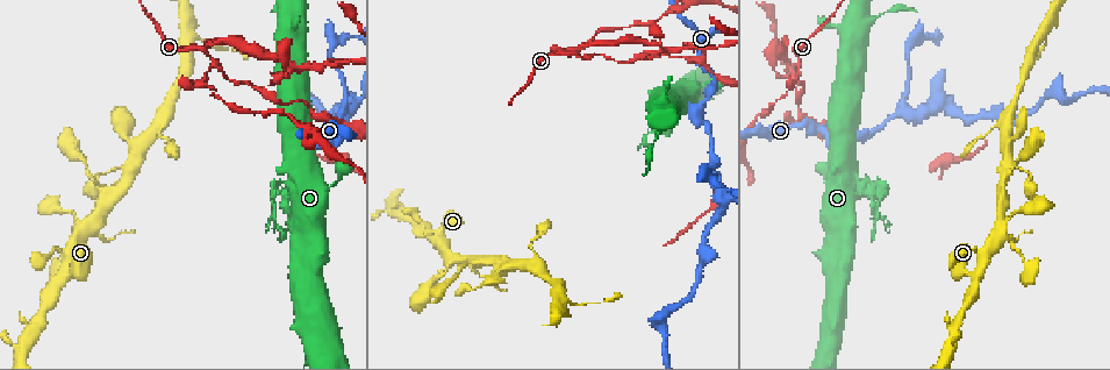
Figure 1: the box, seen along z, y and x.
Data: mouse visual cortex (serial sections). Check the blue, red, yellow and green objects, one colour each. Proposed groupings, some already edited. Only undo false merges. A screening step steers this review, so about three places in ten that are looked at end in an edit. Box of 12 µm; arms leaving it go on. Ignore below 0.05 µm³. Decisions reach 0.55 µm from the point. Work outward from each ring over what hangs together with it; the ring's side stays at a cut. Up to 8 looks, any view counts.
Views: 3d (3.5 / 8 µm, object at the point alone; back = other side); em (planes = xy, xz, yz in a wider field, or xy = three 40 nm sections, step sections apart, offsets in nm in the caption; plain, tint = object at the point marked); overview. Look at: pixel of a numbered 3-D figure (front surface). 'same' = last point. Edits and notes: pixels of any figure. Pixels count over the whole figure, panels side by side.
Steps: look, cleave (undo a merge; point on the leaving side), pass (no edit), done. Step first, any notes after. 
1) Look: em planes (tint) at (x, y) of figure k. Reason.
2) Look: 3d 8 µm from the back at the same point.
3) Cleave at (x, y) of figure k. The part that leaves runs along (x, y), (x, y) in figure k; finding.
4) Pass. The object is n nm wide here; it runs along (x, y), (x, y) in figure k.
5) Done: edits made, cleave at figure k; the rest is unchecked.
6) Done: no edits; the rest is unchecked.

Look: 3d 8 µm at (900, 115) of figure 1. Side arm on a straight run.

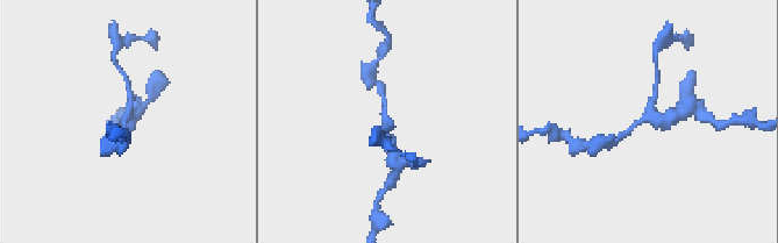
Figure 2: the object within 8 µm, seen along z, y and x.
Look: em xy step 5 (tint) at (649, 121) of figure 2. 3 arms meet here; the arms are 200, 200, 300 nm wide.

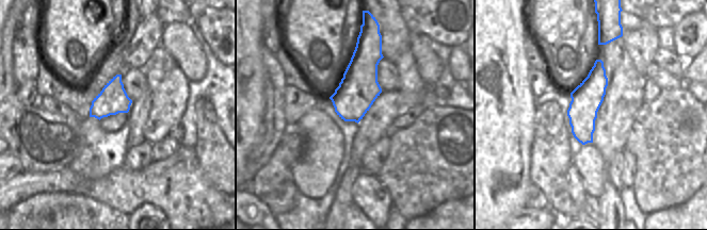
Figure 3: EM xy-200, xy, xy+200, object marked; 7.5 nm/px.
Pass. The object is 300 nm wide here; it runs along (622, 136), (643, 119), (678, 116) in figure 2; all the same cell.

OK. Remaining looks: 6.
Look: 3d 3.5 µm at (909, 44) of figure 1. Sharp bend.

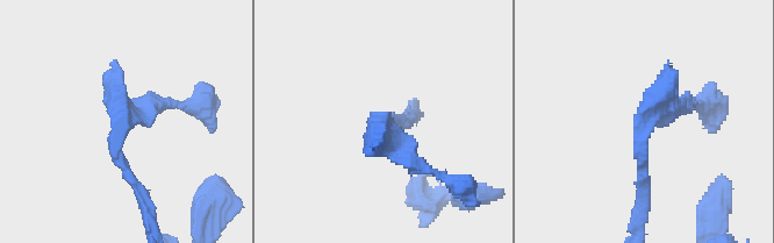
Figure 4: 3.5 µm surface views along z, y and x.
Look: em xy step 5 (tint) at (382, 126) of figure 4.

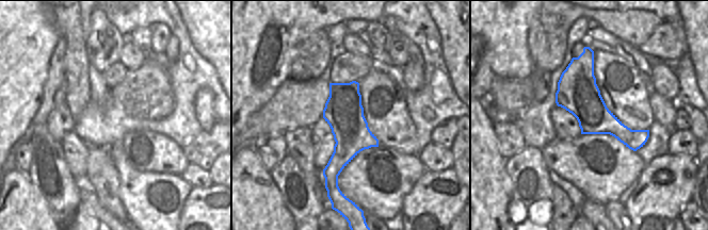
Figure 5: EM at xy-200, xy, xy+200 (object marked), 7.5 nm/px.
Pass. The object is 300 nm wide here; it runs along (355, 84), (333, 187) in figure 5; one cell here.

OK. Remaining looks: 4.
Look: 3d 3.5 µm at (862, 186) of figure 1. Calibre changes.

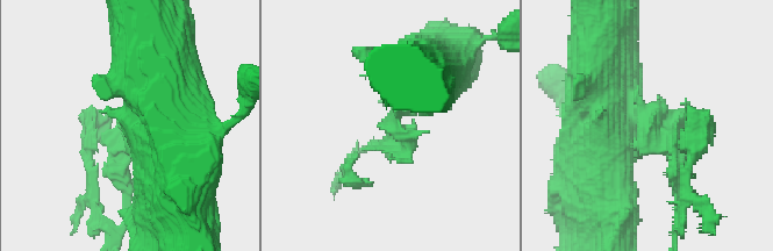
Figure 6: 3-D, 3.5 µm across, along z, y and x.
Look: em planes (plain) at (399, 118) of figure 6.

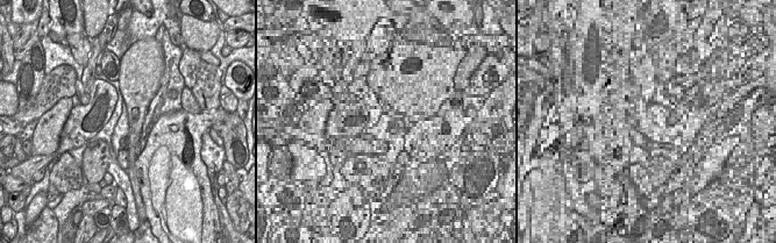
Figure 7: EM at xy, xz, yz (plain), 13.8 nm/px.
Look: em planes (tint) at the same point.

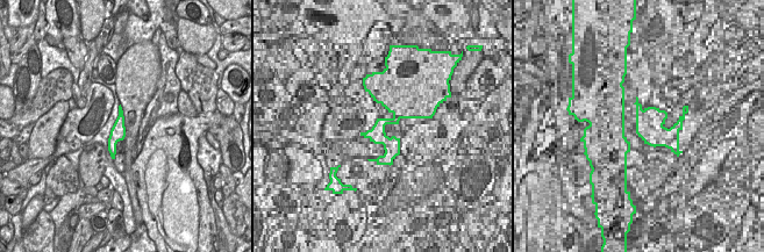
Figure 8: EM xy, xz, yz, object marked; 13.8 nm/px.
Cleave at (385, 146) of figure 6. The part that leaves runs along (406, 110), (387, 152) in figure 6; a second cell is stuck on.

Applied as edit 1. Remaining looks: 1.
Done: edits made, cleave at figure 6; the rest is unchecked.

